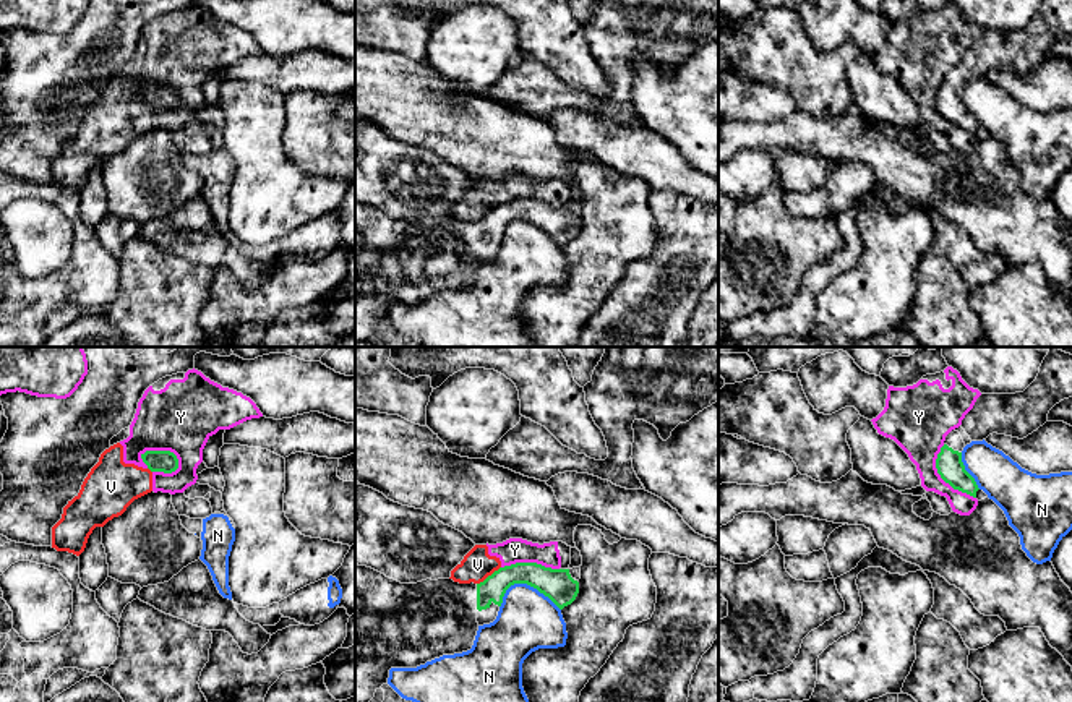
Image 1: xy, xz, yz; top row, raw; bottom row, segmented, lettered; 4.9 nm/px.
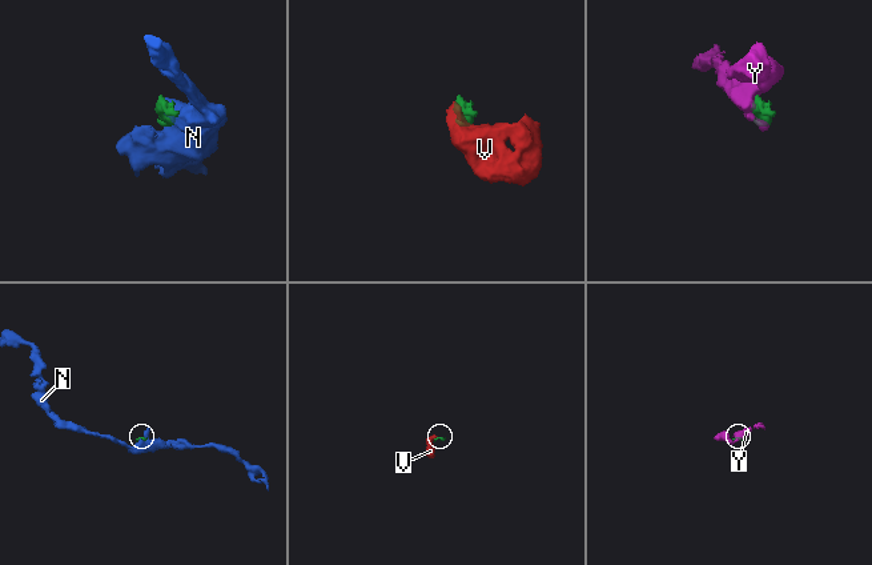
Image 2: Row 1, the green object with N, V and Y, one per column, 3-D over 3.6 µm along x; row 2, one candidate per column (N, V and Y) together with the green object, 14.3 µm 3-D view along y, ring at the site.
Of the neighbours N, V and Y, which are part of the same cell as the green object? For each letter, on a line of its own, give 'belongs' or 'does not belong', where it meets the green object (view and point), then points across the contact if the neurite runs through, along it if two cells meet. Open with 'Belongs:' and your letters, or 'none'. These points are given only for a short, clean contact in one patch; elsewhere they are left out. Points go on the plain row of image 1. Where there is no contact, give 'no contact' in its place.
Belongs: none
N: does not belong | xz (527, 221)
V: does not belong | xz (488, 213) | along xz (500, 203), (477, 221)
Y: does not belong | xy (164, 88) | along xy (140, 91), (146, 88), (171, 88), (179, 104)

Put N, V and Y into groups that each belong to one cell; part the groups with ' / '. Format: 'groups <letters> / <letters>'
groups N / V Y

